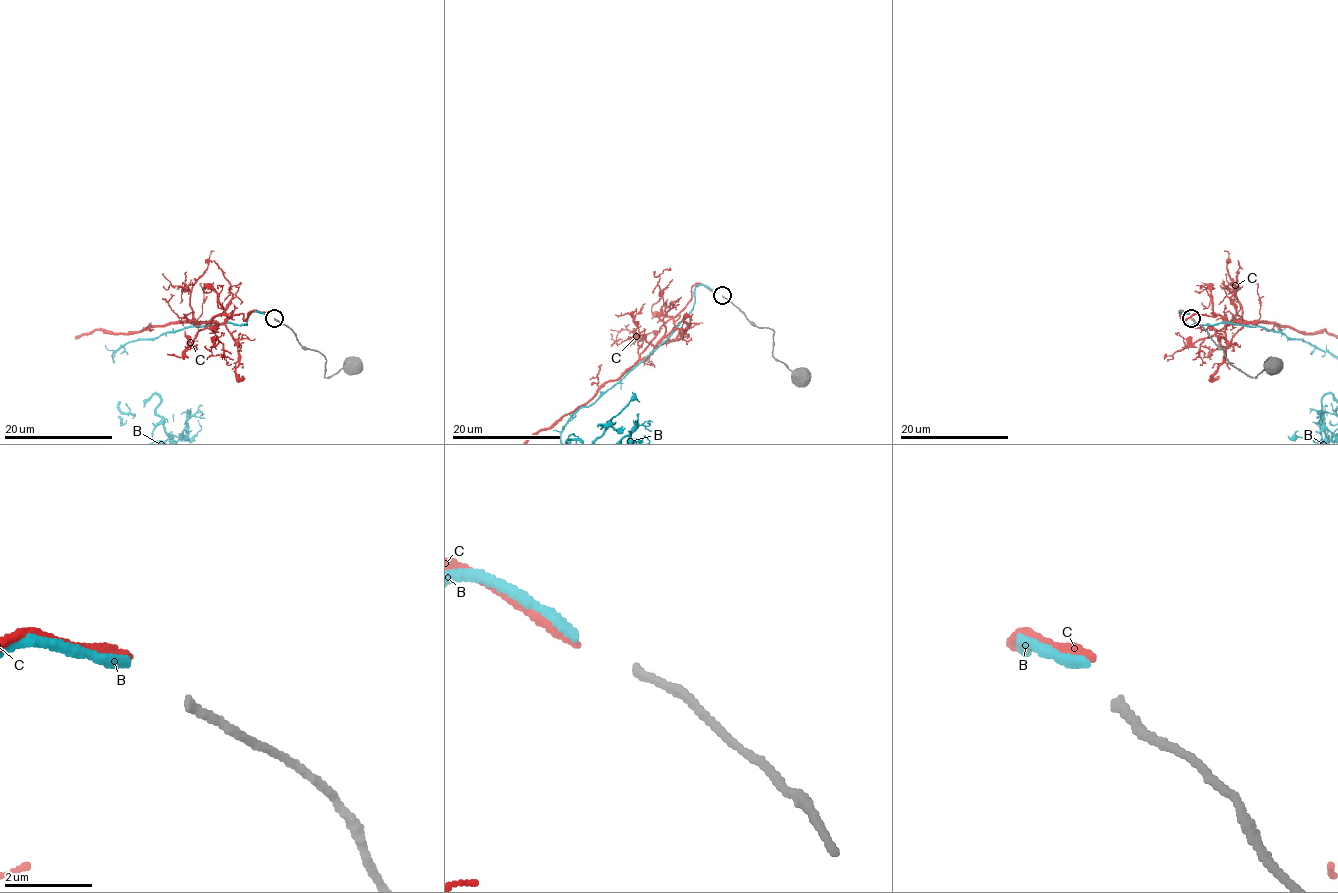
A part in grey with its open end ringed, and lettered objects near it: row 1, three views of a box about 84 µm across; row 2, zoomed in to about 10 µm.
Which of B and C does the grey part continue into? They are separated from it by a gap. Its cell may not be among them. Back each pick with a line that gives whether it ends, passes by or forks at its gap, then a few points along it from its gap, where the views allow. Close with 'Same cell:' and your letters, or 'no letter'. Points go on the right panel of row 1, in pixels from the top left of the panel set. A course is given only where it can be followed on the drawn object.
C: it ends
Same cell: C

